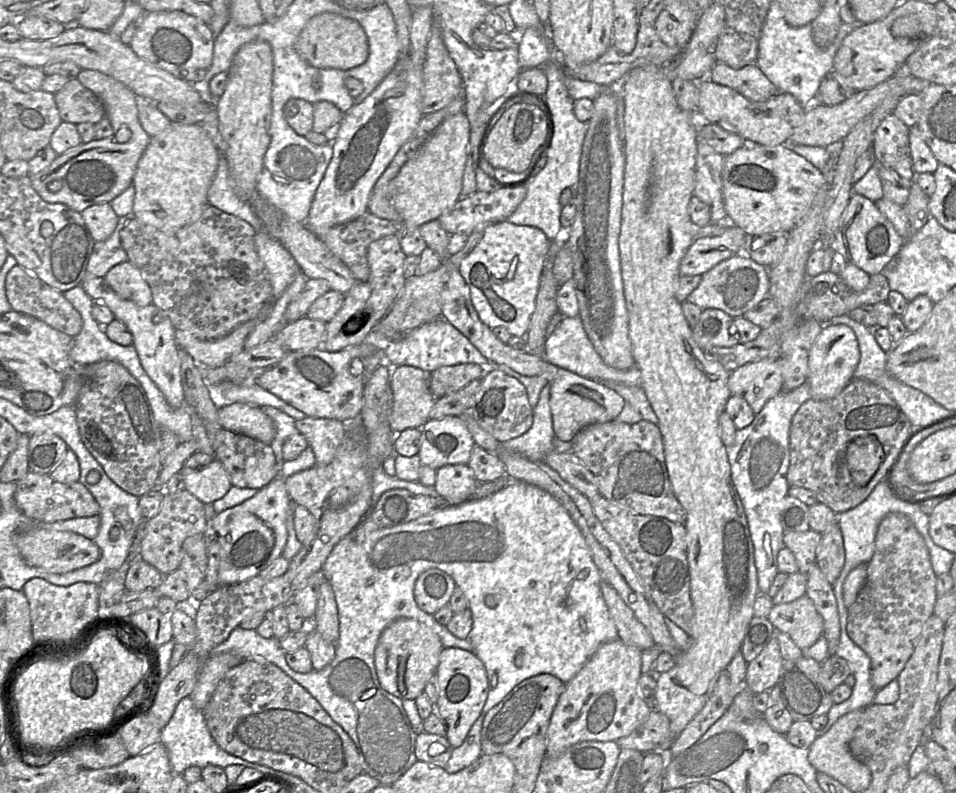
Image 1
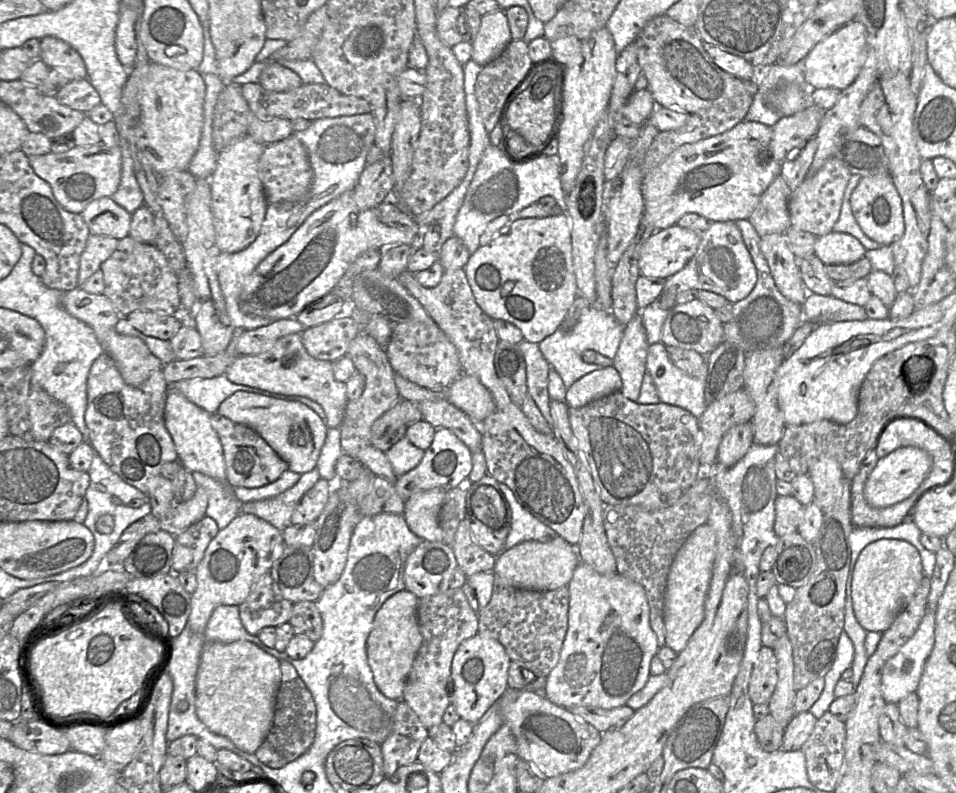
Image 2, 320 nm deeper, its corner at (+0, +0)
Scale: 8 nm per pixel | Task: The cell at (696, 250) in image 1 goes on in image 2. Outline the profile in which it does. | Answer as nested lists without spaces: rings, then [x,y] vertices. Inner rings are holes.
[[[677,225],[654,232],[640,249],[640,274],[663,279],[673,276],[697,252],[701,234]]]

